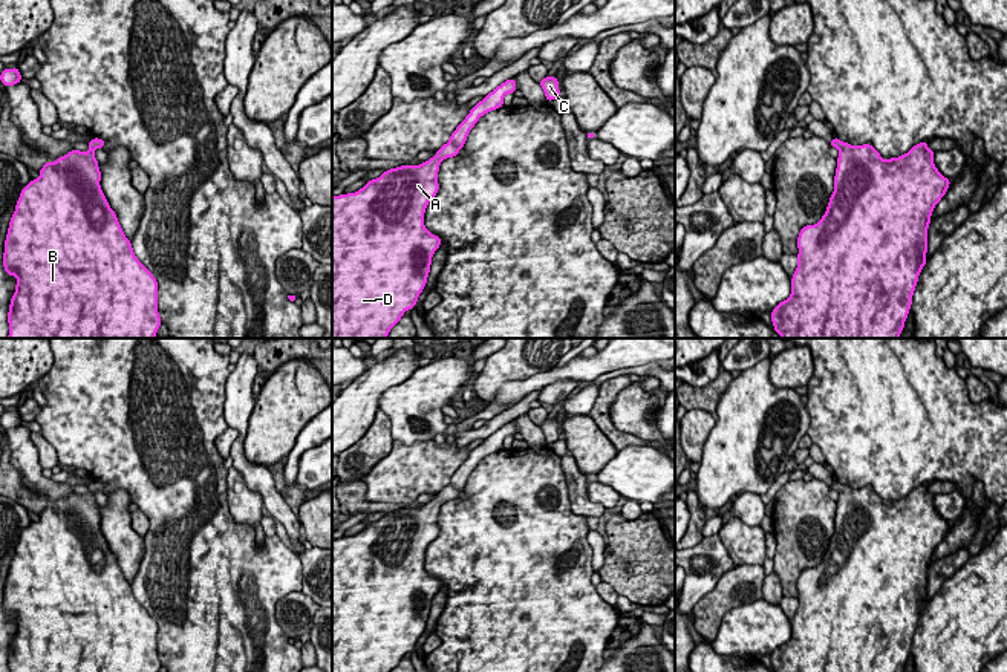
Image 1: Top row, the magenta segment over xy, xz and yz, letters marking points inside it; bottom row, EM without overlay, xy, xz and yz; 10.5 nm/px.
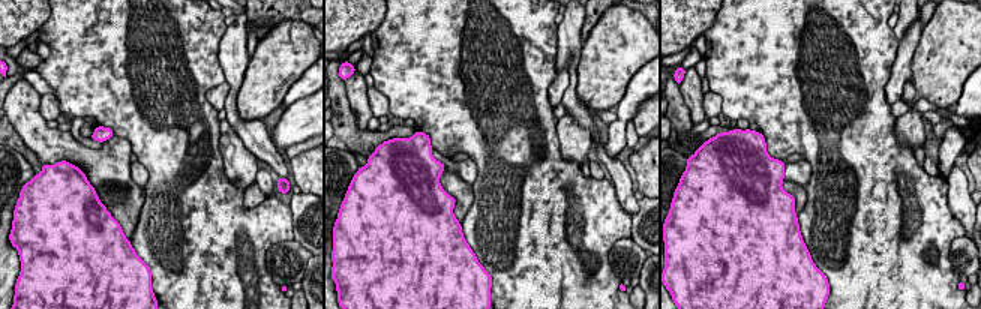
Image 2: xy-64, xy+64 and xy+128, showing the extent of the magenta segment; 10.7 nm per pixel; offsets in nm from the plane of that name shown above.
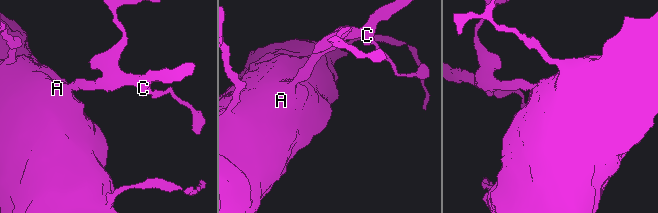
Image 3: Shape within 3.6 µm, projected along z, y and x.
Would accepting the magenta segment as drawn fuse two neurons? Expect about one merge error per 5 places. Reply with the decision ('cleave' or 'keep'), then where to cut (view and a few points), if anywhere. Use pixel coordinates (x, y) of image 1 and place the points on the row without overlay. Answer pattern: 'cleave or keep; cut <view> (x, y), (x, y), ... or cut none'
keep; cut none

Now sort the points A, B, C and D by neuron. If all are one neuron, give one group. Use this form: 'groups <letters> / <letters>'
groups A B C D

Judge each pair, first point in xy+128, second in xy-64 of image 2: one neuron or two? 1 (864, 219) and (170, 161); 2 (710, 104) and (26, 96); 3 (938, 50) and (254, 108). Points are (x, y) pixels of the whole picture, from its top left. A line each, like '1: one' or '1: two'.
1: one
2: two
3: one

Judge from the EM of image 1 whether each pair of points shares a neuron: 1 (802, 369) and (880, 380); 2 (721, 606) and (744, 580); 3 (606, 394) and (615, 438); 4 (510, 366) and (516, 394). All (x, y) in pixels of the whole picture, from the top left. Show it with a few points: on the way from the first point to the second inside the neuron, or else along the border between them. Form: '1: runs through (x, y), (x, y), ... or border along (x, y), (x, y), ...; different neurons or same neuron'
1: border along (811, 354), (813, 375), (805, 384); different neurons
2: runs through (724, 600), (738, 587); same neuron
3: runs through (603, 404), (603, 423), (606, 427); same neuron
4: border along (547, 371), (507, 380), (490, 400), (481, 398); different neurons

